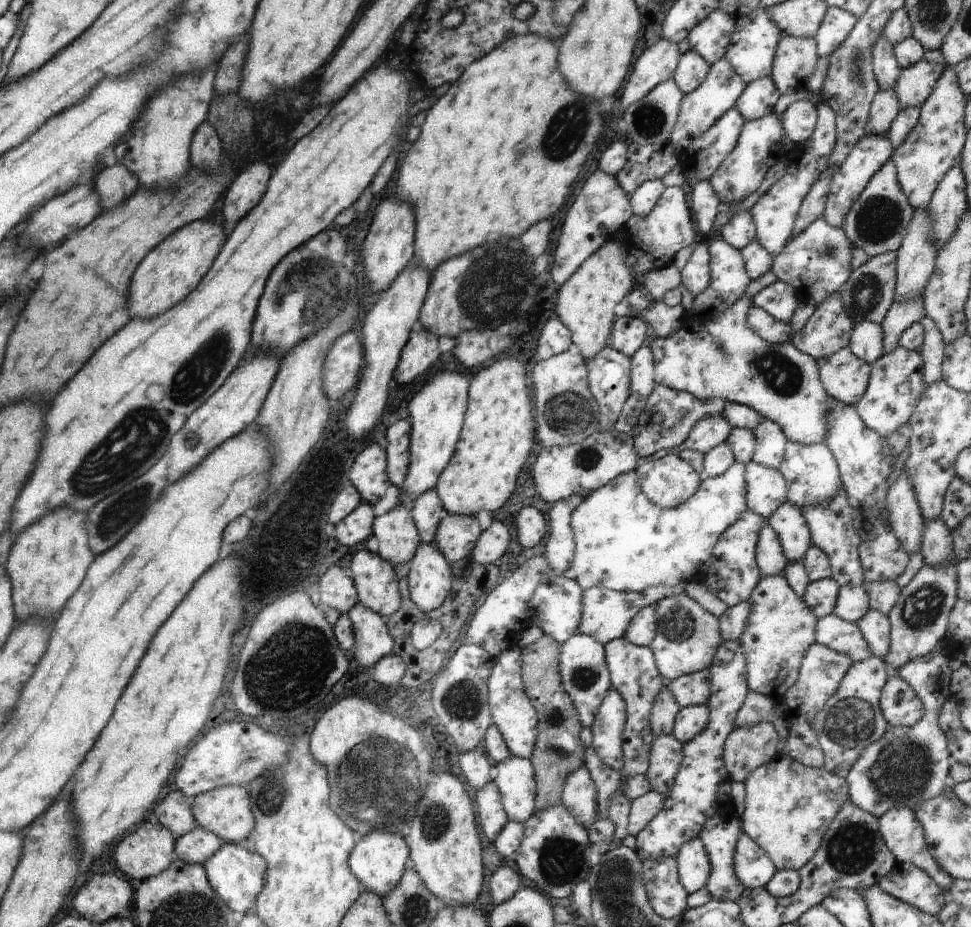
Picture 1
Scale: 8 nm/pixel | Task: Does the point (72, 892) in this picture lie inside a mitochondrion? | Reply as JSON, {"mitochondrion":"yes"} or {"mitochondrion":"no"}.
{"mitochondrion":"no"}

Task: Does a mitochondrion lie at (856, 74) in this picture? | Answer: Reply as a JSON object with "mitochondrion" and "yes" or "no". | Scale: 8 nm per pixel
{"mitochondrion":"yes"}

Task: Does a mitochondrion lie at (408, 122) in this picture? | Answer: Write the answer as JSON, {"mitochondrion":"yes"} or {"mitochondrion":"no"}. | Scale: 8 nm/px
{"mitochondrion":"no"}

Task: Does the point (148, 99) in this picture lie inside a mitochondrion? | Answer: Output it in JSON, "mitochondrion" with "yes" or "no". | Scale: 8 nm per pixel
{"mitochondrion":"no"}

